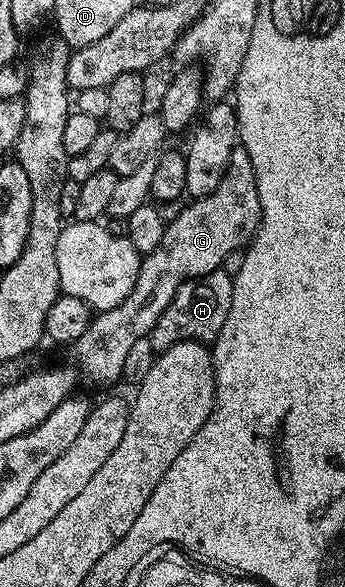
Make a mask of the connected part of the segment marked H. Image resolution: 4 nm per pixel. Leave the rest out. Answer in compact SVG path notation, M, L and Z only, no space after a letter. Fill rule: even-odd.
M224 270L187 280L182 286L178 286L170 306L162 310L162 318L154 322L152 333L147 336L148 341L152 343L152 349L159 354L183 340L215 341L226 322L226 314L230 314L231 301L232 276L224 273Z

